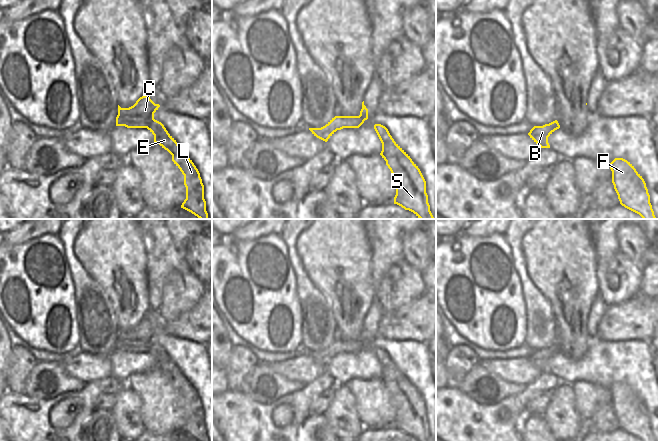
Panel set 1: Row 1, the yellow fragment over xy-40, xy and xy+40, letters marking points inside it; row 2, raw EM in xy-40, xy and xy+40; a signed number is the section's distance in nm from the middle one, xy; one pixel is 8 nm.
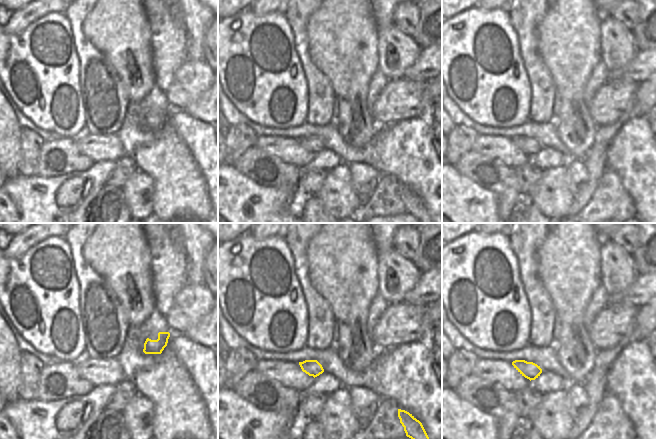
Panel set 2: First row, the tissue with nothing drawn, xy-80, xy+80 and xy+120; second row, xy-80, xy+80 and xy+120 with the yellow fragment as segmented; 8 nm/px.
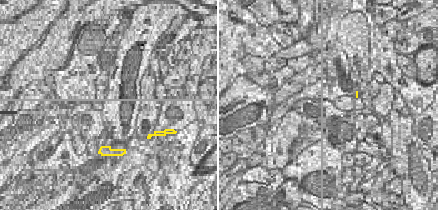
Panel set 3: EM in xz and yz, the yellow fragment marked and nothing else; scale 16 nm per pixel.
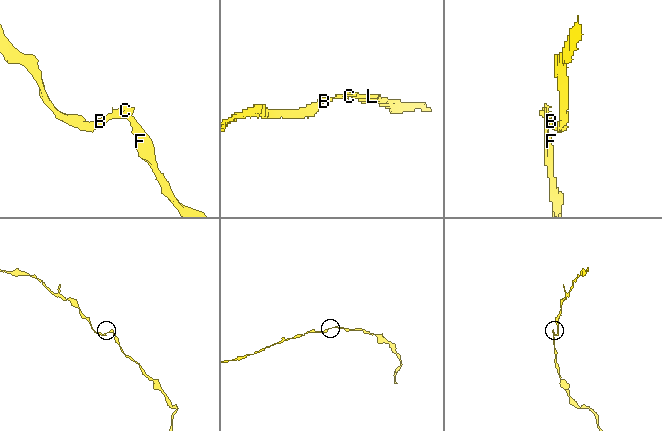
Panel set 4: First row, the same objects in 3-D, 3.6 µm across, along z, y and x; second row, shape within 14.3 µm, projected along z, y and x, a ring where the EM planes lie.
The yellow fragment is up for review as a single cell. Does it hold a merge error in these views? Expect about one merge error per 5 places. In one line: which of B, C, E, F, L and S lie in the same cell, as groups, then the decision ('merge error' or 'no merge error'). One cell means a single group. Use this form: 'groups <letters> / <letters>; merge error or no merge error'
groups B C E F L S; no merge error

